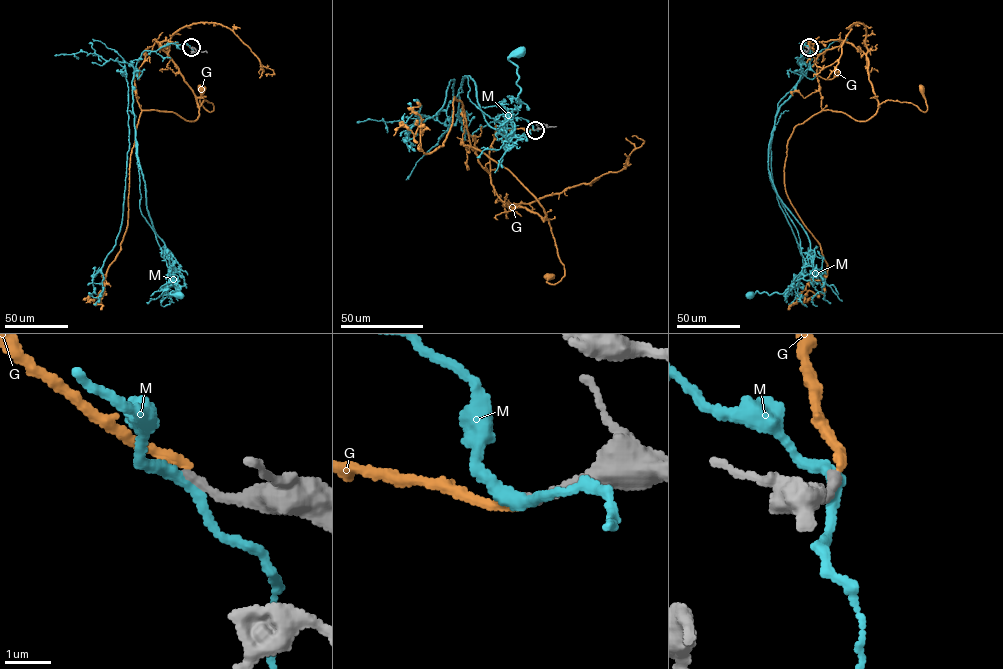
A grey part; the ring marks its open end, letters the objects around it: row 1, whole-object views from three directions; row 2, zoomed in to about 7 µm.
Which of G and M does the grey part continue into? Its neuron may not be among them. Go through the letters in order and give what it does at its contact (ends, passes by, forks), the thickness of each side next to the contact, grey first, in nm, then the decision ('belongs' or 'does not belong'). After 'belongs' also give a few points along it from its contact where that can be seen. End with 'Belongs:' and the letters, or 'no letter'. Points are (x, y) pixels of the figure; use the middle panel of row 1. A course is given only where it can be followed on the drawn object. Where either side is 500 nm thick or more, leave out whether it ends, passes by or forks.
G: it ends | 220/200 nm | does not belong
M: it passes by | 240/260 nm | does not belong
Belongs: no letter

